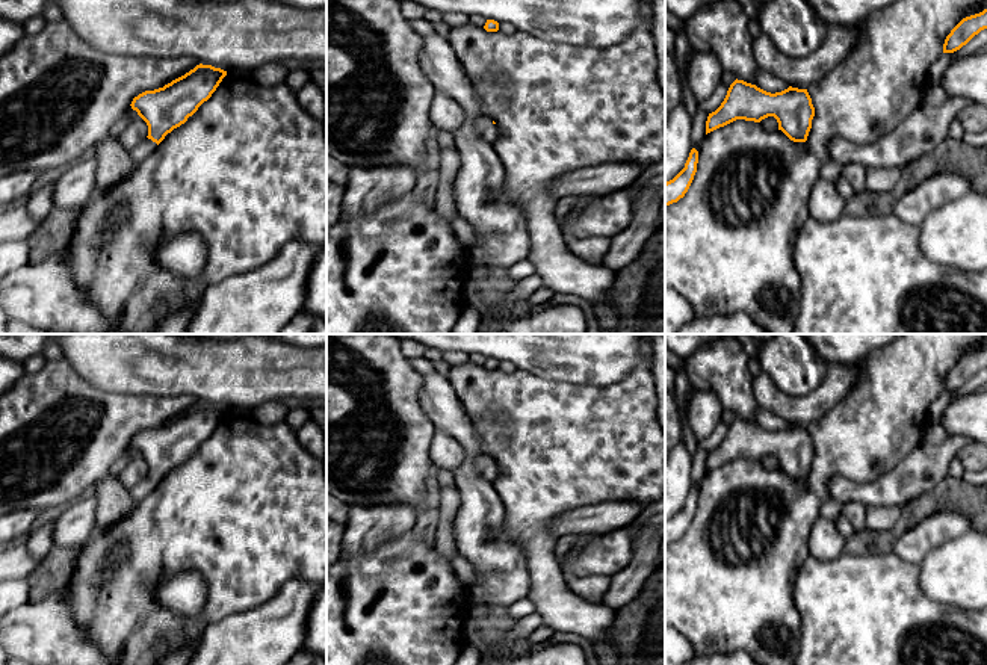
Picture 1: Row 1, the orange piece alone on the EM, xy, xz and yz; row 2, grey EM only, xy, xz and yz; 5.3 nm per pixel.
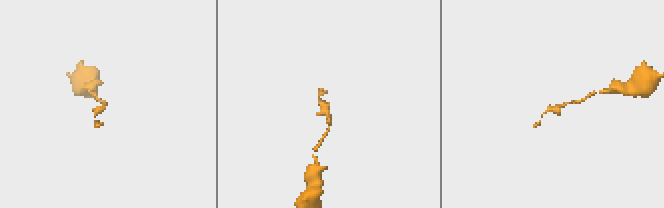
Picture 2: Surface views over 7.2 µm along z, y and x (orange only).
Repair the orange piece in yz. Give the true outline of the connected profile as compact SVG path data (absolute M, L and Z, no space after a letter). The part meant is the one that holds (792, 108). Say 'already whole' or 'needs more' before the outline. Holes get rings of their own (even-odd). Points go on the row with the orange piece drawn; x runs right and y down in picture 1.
already whole; M736 79L721 106L709 113L706 135L736 119L760 122L768 116L777 119L778 130L791 141L806 142L815 116L807 89L789 86L781 92L771 94Z

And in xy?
needs more; M196 65L163 88L145 91L133 98L131 109L148 125L148 136L133 150L133 165L145 160L168 133L180 127L216 91L227 71L212 65Z

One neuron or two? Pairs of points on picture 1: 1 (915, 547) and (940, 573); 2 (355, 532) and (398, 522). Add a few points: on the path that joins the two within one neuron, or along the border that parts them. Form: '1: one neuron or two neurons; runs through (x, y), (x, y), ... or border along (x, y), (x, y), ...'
1: two neurons; border along (956, 537), (931, 549), (918, 564)
2: one neuron; runs through (366, 529), (374, 523), (387, 522)

